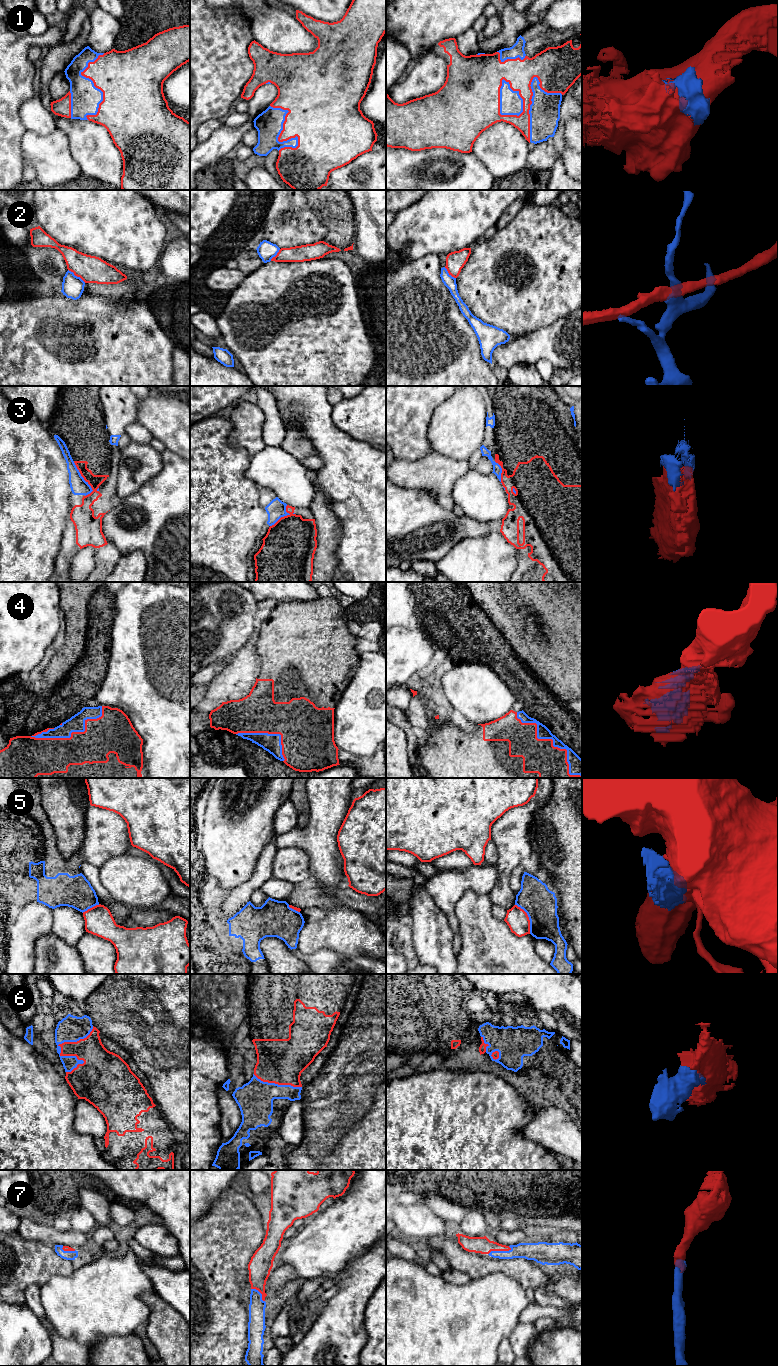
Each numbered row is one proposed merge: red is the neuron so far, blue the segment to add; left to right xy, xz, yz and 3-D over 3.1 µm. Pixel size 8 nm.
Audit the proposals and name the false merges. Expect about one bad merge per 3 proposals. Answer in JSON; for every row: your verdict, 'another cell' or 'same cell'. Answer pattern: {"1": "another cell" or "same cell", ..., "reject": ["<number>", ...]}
{"1": "same cell", "2": "another cell", "3": "same cell", "4": "same cell", "5": "another cell", "6": "same cell", "7": "same cell", "reject": ["2", "5"]}

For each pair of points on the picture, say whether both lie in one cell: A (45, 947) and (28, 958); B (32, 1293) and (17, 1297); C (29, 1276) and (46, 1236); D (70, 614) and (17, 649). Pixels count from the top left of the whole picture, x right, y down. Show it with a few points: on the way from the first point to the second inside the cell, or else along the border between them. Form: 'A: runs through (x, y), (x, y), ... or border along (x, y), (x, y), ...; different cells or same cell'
A: border along (33, 945), (35, 963); different cells
B: border along (37, 1284), (31, 1284), (27, 1287), (25, 1303); different cells
C: border along (20, 1236), (29, 1240), (39, 1240), (43, 1243); different cells
D: border along (59, 603), (61, 609); different cells

